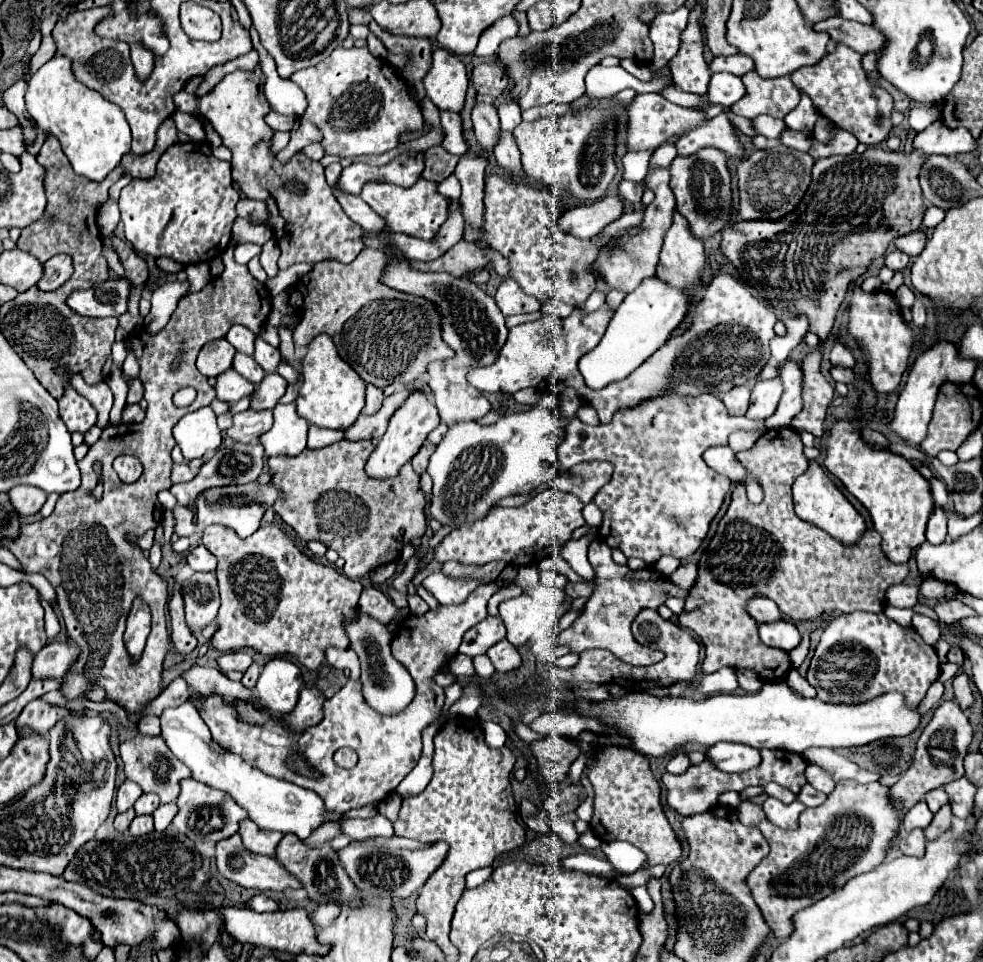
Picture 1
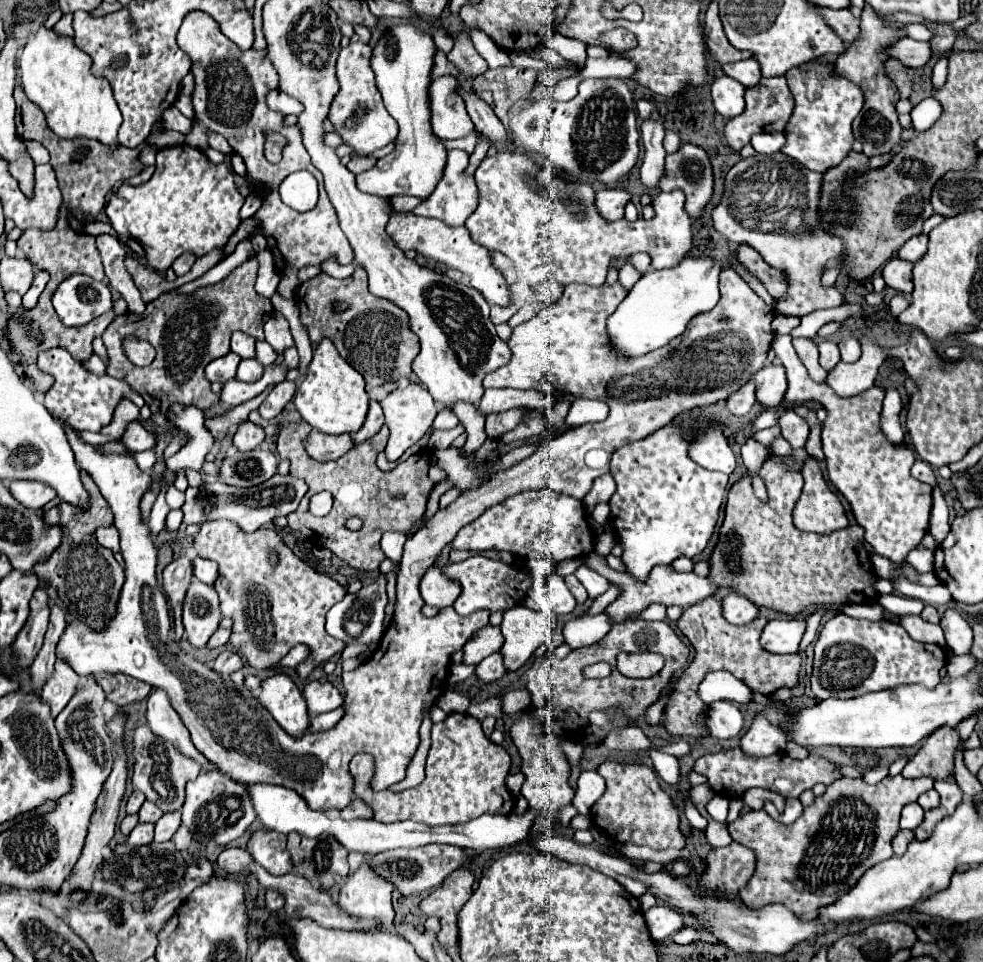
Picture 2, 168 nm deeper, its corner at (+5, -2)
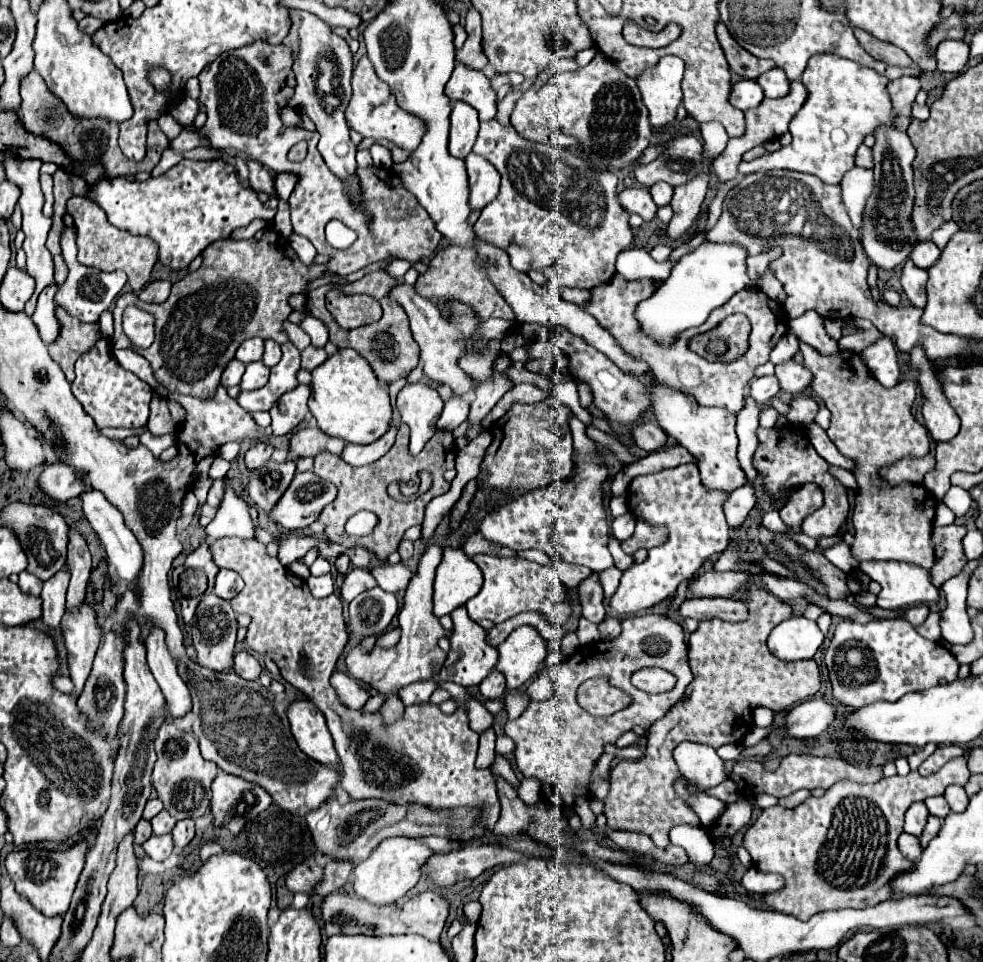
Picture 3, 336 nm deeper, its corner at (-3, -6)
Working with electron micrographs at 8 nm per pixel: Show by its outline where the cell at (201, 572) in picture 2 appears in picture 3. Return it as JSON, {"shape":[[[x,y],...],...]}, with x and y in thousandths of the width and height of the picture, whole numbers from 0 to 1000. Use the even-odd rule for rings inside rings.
{"shape":[[[224,591],[220,598],[220,606],[218,606],[218,616],[226,623],[236,623],[244,612],[248,610],[246,602],[242,596],[234,594],[234,591]]]}

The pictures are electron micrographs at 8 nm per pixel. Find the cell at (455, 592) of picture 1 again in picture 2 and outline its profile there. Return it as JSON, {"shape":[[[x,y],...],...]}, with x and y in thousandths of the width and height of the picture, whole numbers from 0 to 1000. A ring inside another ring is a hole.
{"shape":[[[482,577],[482,579],[476,579],[470,585],[454,587],[452,594],[454,594],[456,600],[460,600],[462,604],[466,604],[470,608],[470,619],[462,625],[462,633],[468,639],[478,639],[478,637],[482,637],[486,633],[494,633],[498,637],[503,637],[503,635],[513,637],[519,631],[523,631],[525,627],[529,629],[533,625],[533,621],[535,621],[535,614],[541,608],[539,596],[535,596],[531,591],[525,591],[525,589],[513,585],[513,583],[496,581],[492,577]]]}

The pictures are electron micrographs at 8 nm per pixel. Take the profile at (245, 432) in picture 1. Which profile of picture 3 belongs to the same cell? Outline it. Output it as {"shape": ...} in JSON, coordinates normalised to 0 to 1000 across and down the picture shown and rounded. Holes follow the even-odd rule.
{"shape":[[[260,460],[256,467],[250,469],[250,485],[252,488],[267,485],[267,481],[271,481],[277,471],[279,471],[279,465],[275,460]]]}

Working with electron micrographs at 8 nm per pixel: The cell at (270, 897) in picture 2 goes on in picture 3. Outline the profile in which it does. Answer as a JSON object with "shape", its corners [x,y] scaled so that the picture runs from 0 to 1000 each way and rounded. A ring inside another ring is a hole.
{"shape":[[[340,895],[332,897],[330,899],[330,914],[321,918],[323,922],[317,924],[317,930],[328,930],[330,932],[330,930],[346,924],[352,918],[352,912],[354,912],[356,903],[358,903],[358,897],[340,897]]]}

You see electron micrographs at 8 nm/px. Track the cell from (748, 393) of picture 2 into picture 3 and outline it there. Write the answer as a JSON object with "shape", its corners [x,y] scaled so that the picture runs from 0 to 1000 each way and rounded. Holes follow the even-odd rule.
{"shape":[[[771,392],[771,394],[765,394],[763,398],[763,413],[771,419],[771,421],[777,421],[781,419],[789,409],[791,409],[791,398],[789,398],[789,392]]]}

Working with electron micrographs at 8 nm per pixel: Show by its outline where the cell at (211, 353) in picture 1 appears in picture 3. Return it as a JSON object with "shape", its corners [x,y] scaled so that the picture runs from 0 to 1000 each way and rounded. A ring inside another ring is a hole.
{"shape":[[[236,373],[234,379],[230,379],[228,388],[226,388],[226,400],[228,402],[238,402],[238,400],[244,400],[244,394],[248,390],[248,377],[242,375],[242,373]]]}

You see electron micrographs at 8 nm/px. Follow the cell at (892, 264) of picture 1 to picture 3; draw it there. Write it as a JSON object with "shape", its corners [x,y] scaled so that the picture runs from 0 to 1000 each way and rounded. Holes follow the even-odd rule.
{"shape":[[[926,269],[920,273],[916,294],[918,294],[918,300],[924,307],[926,315],[932,319],[942,317],[942,290],[944,290],[944,286],[940,280],[934,280]]]}

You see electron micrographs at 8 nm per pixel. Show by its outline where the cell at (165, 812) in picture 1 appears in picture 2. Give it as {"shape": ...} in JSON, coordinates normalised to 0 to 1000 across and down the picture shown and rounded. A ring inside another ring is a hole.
{"shape":[[[177,843],[177,845],[167,845],[161,856],[159,856],[159,870],[157,874],[173,874],[177,870],[177,866],[181,864],[183,860],[183,843]]]}

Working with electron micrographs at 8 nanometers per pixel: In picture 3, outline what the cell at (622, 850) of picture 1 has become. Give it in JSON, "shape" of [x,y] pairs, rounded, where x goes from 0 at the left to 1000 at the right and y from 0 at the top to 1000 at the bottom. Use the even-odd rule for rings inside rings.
{"shape":[[[763,901],[759,905],[759,910],[753,914],[753,920],[763,928],[777,930],[777,928],[785,928],[785,926],[796,924],[798,914],[789,907],[775,907],[775,905],[769,905],[769,901]]]}

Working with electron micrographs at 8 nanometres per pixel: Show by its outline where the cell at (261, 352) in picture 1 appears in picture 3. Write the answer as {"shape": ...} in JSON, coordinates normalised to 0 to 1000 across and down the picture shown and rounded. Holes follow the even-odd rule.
{"shape":[[[273,352],[273,354],[271,354],[271,363],[269,363],[267,377],[269,377],[271,381],[279,381],[279,379],[283,377],[283,373],[285,373],[285,359]]]}

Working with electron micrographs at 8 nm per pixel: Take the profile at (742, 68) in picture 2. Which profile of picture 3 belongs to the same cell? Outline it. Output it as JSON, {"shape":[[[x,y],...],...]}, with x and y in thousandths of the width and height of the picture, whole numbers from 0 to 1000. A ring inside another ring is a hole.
{"shape":[[[791,70],[775,76],[769,82],[769,86],[777,93],[777,101],[796,101],[804,93],[804,84],[800,82],[798,74],[793,74]]]}

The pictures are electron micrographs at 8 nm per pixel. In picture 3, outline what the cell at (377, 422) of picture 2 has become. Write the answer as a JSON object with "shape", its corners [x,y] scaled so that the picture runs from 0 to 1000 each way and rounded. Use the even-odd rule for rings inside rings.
{"shape":[[[399,440],[397,446],[380,460],[374,463],[352,463],[352,467],[348,469],[348,477],[356,483],[374,483],[380,481],[383,477],[389,475],[389,471],[393,471],[403,454],[403,442]]]}

